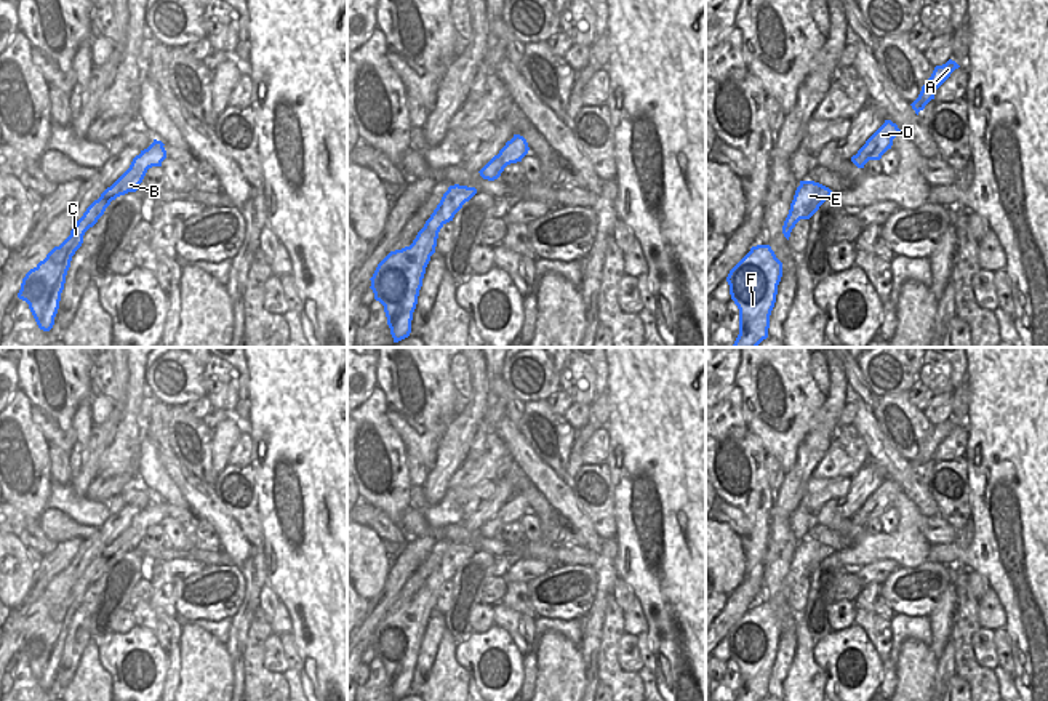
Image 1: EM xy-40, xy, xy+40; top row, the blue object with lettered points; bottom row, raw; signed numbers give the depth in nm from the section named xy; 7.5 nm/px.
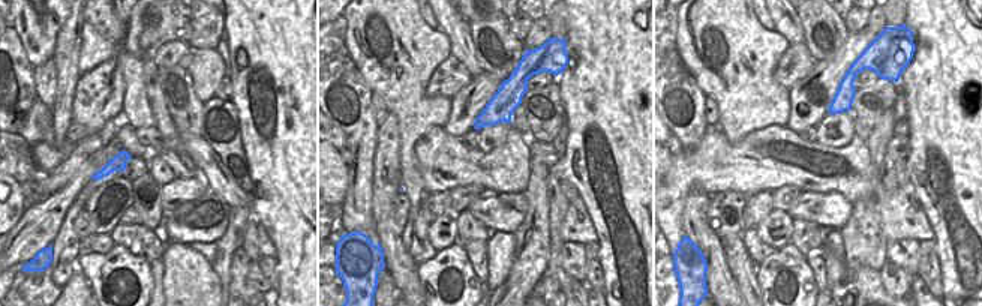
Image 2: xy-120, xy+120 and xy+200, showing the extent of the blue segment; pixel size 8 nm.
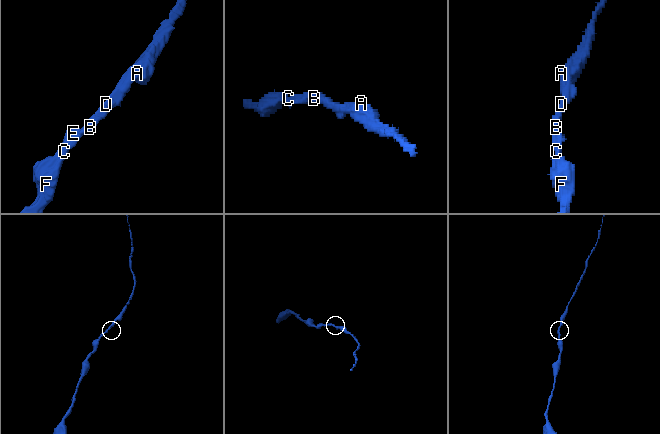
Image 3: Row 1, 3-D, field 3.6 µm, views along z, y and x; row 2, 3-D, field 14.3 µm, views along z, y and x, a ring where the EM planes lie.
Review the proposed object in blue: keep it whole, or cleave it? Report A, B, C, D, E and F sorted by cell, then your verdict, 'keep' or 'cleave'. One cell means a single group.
A B C D E F; keep

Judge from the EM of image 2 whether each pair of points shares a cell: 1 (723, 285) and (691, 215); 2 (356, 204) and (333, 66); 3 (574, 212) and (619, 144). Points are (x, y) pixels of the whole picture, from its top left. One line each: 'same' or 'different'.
1: same
2: same
3: different

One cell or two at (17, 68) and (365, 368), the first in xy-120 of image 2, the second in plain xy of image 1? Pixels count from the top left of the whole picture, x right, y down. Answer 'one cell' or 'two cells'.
two cells

